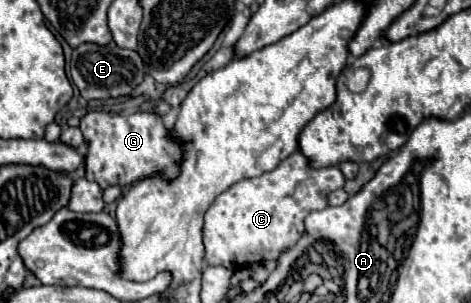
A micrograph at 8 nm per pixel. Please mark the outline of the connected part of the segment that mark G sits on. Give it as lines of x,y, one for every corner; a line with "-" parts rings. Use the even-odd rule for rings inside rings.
91,111
81,119
81,131
89,143
85,157
87,179
97,181
103,189
109,185
129,185
161,171
165,177
177,175
181,149
175,141
169,141
161,117
155,113
133,113
129,117

